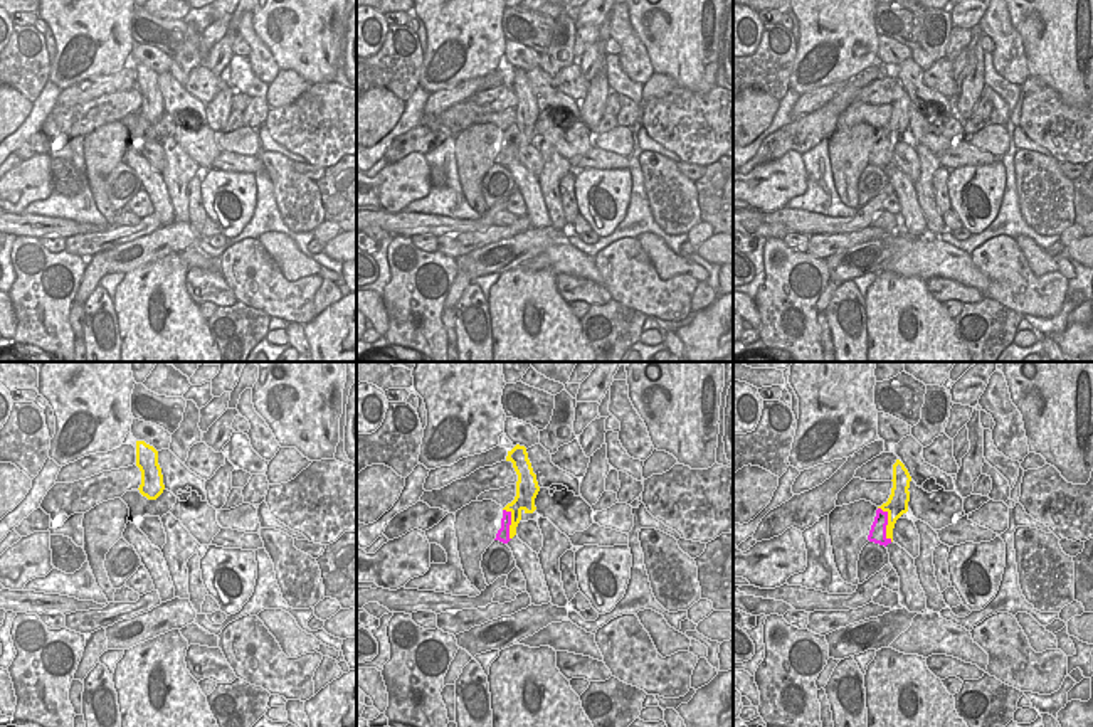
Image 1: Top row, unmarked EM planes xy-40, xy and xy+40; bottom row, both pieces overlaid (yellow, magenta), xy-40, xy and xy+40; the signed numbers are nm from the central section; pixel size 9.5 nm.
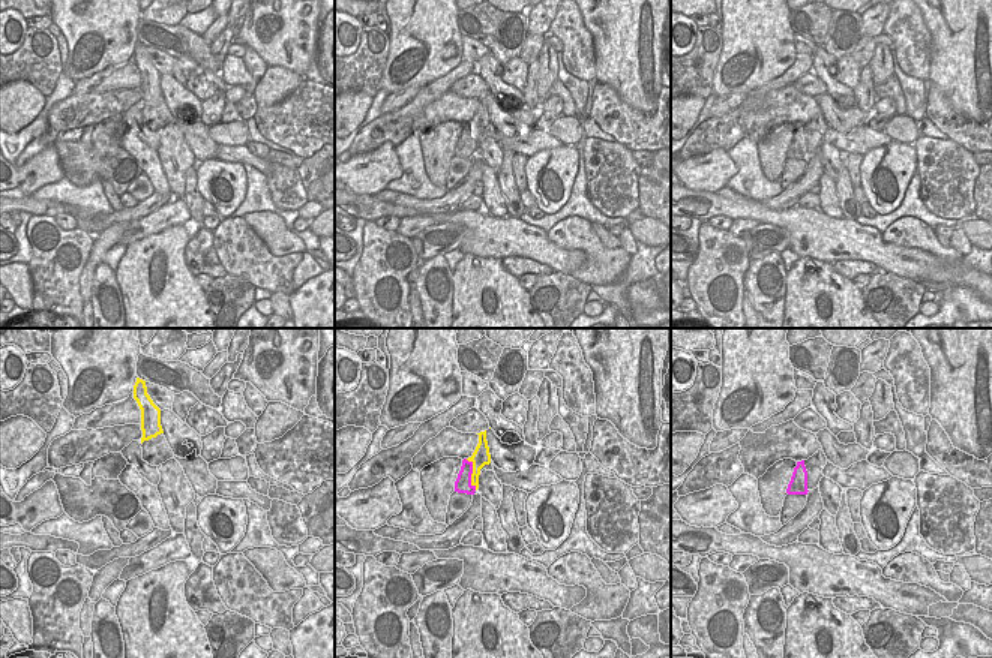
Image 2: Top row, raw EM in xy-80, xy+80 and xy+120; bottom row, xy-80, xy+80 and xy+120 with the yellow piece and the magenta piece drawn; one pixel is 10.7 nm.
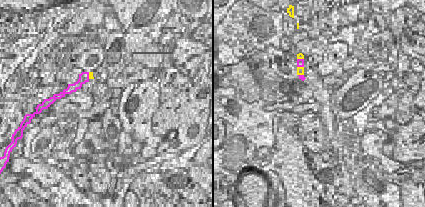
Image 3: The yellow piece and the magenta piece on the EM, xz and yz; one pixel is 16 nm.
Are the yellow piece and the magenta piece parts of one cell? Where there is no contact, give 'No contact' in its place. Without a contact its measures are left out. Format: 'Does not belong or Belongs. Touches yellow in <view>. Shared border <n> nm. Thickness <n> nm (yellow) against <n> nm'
Does not belong. Touches yellow in xy+40. Shared border 360 nm. Thickness 200 nm (yellow) against 160 nm.

